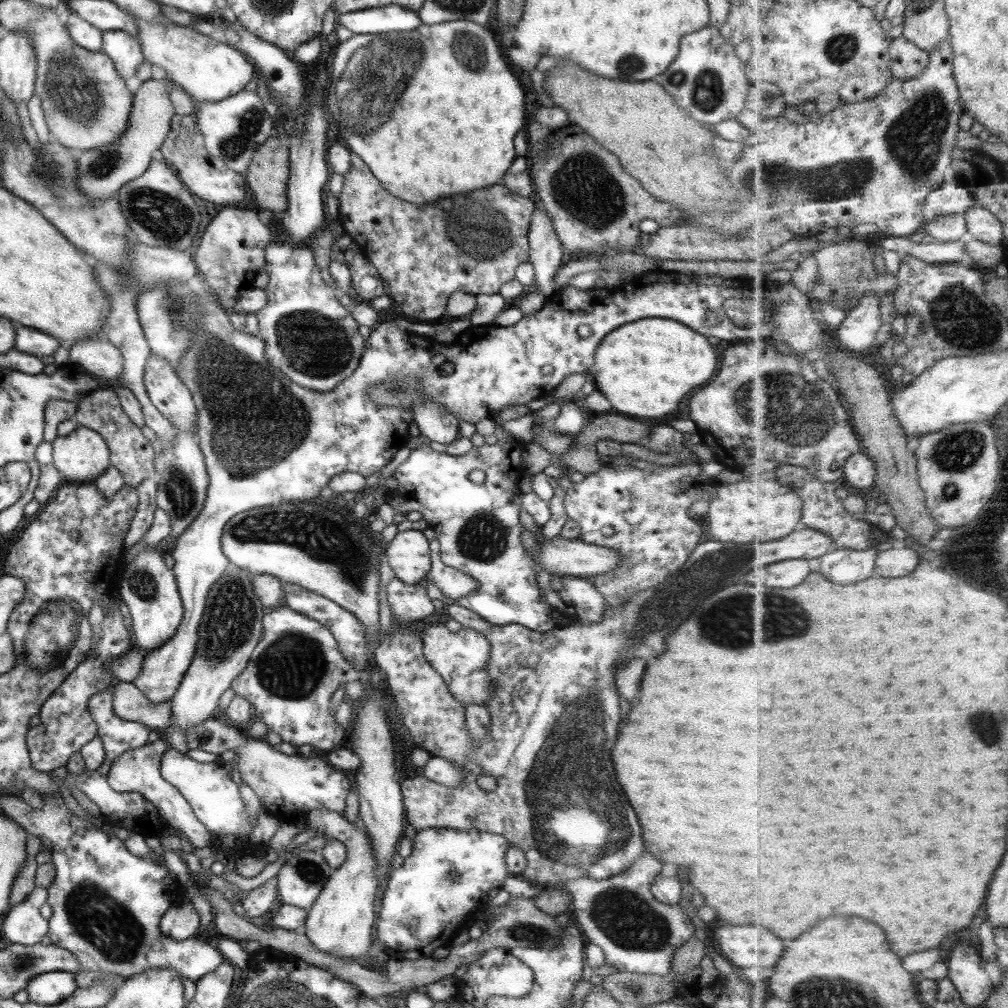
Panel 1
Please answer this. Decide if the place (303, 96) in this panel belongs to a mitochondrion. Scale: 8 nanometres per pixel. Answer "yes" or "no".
no

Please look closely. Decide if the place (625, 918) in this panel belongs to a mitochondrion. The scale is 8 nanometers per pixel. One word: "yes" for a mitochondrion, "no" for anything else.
yes

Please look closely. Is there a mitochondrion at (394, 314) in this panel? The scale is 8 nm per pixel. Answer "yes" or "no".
no

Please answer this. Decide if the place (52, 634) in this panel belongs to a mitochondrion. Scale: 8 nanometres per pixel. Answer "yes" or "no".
yes

